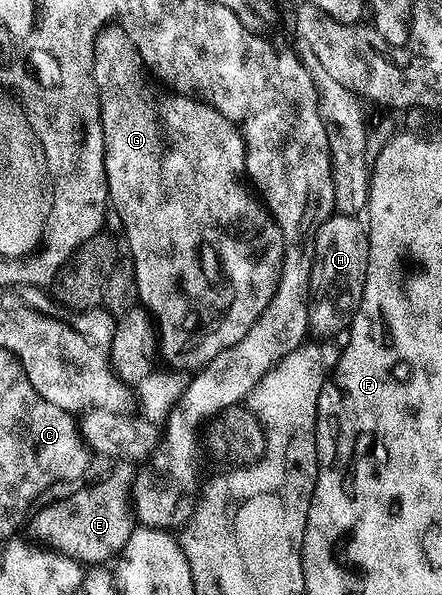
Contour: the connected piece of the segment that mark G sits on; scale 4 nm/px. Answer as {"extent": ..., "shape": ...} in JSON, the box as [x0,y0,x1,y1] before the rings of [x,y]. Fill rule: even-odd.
{"extent":[93,25,283,372],"shape":[[[108,25],[96,37],[93,77],[97,85],[99,108],[101,109],[107,198],[113,208],[113,215],[119,218],[119,223],[123,226],[123,235],[127,238],[128,249],[131,250],[129,263],[135,268],[135,284],[139,294],[139,303],[146,308],[150,318],[156,324],[159,322],[159,347],[163,350],[164,361],[171,367],[180,367],[183,371],[188,370],[187,372],[192,369],[202,369],[206,363],[213,361],[213,357],[217,357],[225,349],[229,349],[229,345],[237,345],[237,341],[241,341],[241,337],[245,337],[245,333],[249,333],[249,325],[253,325],[253,321],[257,321],[257,317],[261,317],[265,305],[269,305],[269,301],[277,289],[277,281],[283,264],[283,238],[279,232],[279,226],[272,219],[270,211],[259,207],[258,198],[252,194],[245,182],[247,150],[242,144],[242,137],[238,129],[229,125],[223,115],[216,113],[214,107],[208,107],[198,101],[194,107],[183,107],[183,103],[179,103],[182,95],[178,99],[163,99],[163,95],[155,95],[155,91],[151,91],[151,87],[147,87],[147,79],[143,79],[143,71],[139,71],[137,45],[133,45],[133,41],[129,41],[123,27]]]}

